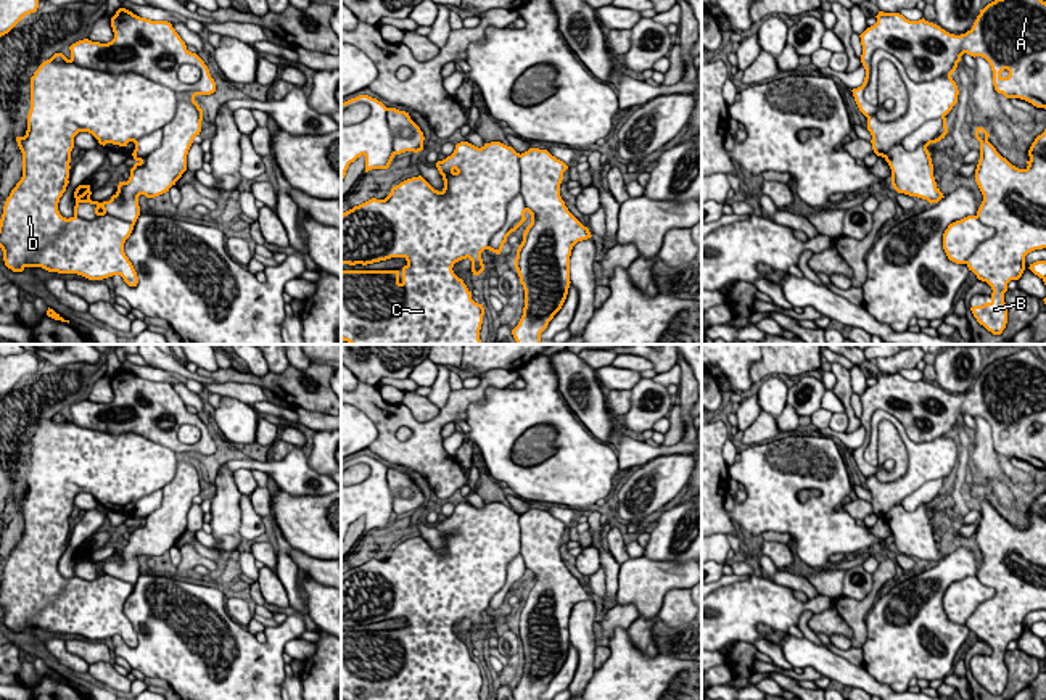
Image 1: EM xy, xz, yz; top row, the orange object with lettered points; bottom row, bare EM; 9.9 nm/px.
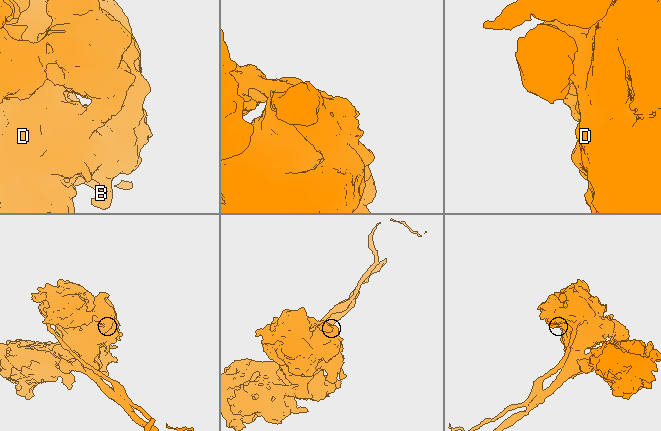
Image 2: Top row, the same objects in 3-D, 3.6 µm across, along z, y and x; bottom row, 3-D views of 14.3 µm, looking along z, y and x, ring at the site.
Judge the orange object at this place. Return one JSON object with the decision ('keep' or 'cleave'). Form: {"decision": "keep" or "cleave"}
{"decision": "cleave"}

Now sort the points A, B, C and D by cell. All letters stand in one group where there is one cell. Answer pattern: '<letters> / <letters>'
A B / C D

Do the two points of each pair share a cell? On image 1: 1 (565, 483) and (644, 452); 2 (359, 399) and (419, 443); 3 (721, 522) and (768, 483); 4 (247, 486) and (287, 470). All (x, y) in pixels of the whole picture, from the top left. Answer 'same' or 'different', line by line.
1: different
2: same
3: different
4: different

